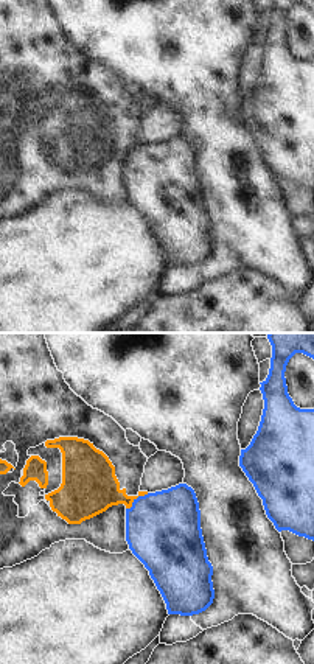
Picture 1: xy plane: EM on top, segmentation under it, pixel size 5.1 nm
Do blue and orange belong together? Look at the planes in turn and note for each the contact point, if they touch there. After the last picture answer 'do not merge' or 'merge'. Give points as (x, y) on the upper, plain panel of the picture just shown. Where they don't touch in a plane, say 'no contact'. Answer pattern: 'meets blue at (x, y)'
meets blue at (136, 151)

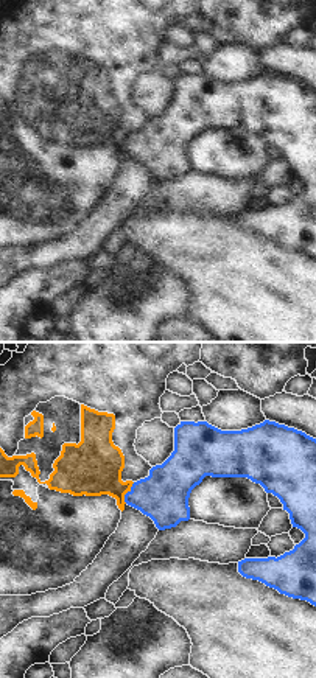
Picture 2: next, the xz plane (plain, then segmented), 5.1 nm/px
meets blue at (126, 145)

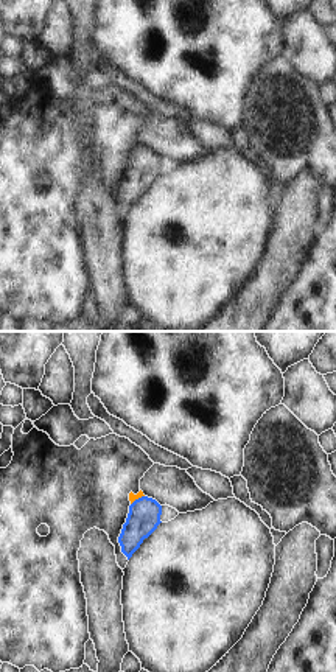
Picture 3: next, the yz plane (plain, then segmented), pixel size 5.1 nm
meets blue at (139, 150)

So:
do not merge

